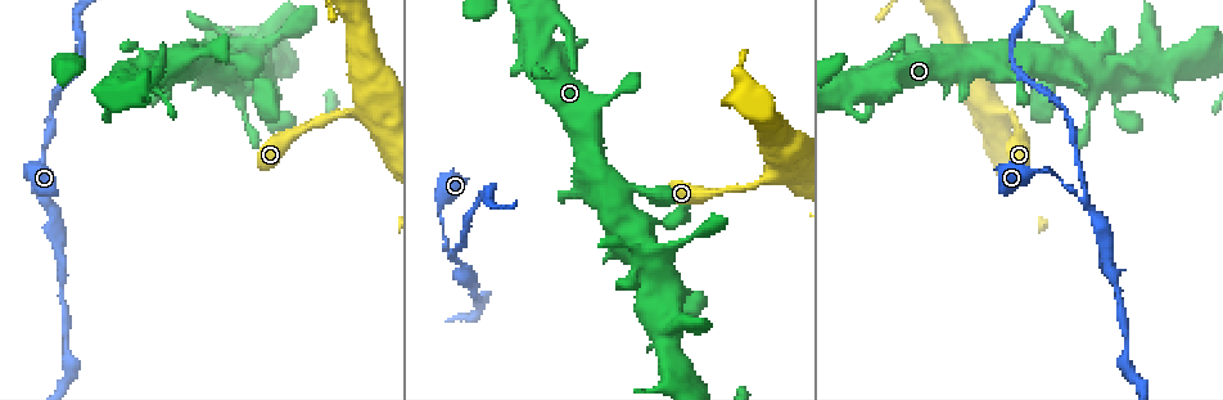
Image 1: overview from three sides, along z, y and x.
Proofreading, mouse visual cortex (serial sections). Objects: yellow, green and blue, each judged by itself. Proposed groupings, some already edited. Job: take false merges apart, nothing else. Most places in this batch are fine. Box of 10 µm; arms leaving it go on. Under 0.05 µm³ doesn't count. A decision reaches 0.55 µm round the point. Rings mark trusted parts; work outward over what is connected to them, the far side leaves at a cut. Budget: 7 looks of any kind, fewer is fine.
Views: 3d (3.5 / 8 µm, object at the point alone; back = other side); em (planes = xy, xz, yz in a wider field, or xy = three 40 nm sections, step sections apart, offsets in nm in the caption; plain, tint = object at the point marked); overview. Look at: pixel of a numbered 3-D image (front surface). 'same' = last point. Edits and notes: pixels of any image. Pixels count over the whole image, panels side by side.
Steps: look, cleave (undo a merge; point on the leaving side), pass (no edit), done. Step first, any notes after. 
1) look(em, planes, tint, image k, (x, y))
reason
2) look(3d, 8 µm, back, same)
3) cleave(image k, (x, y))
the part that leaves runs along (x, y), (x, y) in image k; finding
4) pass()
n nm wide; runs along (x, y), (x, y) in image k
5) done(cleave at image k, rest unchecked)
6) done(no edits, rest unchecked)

look(3d, 3.5 µm, back, image 1, (1084, 67))
sudden change in width

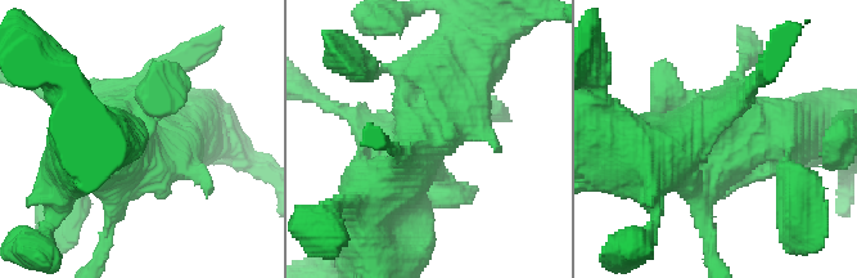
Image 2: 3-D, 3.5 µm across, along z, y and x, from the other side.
look(em, xy, step 1, tint, image 2, (728, 142))

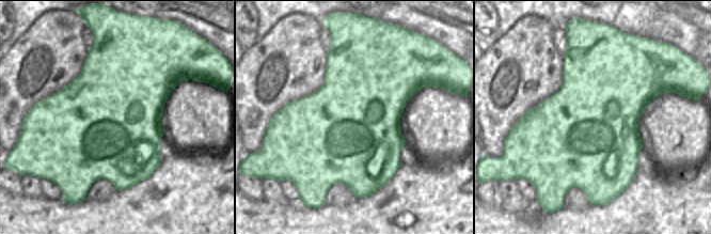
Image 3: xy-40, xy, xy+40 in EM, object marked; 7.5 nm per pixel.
pass()
runs along (479, 39), (400, 180) in image 2; one cell here

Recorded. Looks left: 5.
look(3d, 8 µm, back, image 1, (671, 364))
sudden change in width

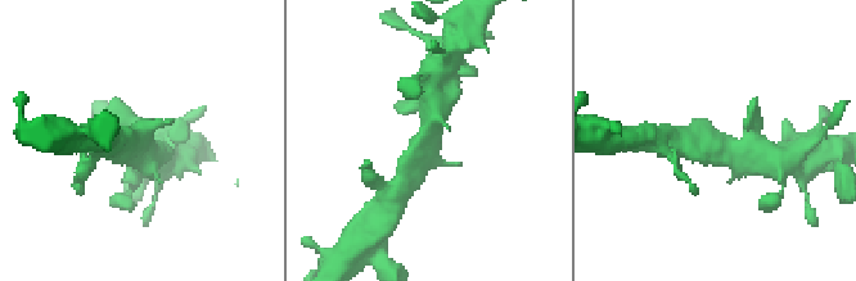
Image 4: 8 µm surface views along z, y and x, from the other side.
look(em, planes, tint, same)

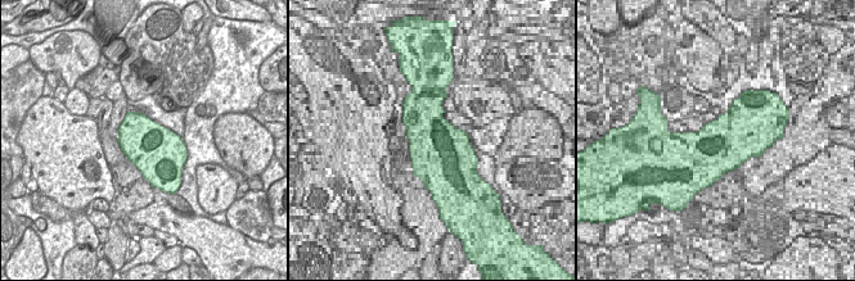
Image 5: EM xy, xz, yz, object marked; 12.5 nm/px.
pass()
650 nm wide; runs along (433, 104), (428, 153), (417, 166) in image 4; continuous, no second cell

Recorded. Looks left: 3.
look(3d, 3.5 µm, image 1, (41, 198))
arms part here

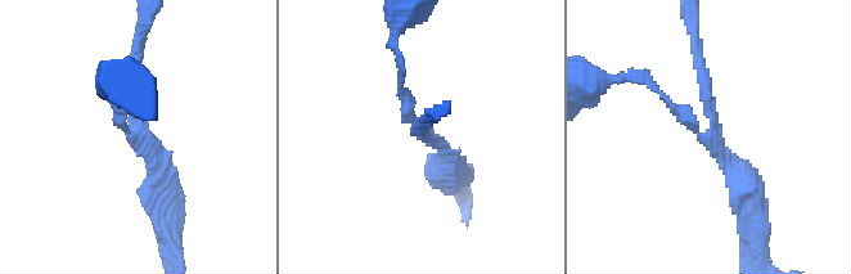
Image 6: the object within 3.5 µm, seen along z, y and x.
look(em, xy, step 2, tint, image 6, (427, 137))

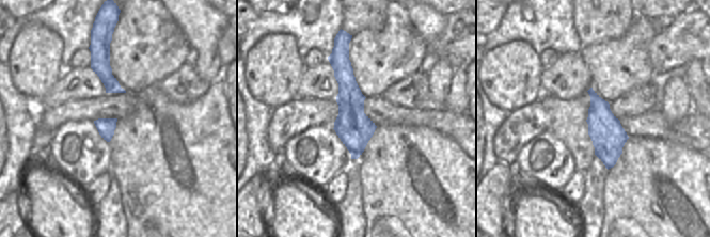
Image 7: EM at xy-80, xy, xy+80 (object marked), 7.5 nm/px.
look(em, xy, step 3, tint, same)

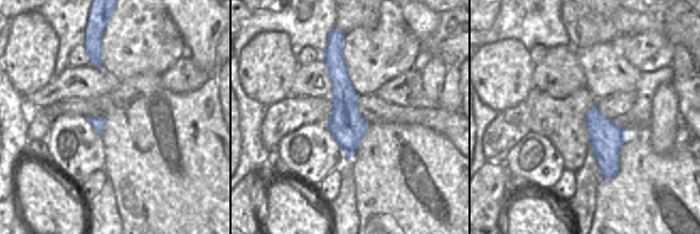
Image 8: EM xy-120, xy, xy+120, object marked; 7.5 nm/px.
pass()
280 nm wide; runs along (336, 47), (348, 154) in image 8; all the same cell

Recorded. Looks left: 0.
done(no edits, rest unchecked)

